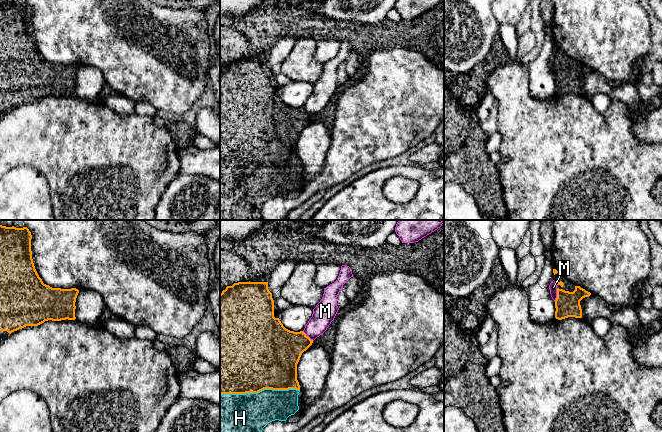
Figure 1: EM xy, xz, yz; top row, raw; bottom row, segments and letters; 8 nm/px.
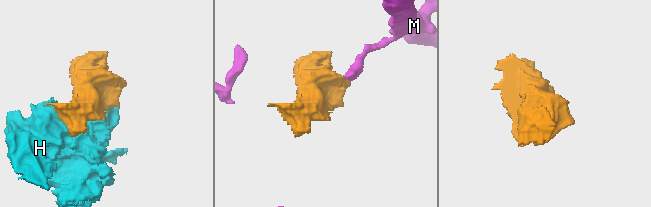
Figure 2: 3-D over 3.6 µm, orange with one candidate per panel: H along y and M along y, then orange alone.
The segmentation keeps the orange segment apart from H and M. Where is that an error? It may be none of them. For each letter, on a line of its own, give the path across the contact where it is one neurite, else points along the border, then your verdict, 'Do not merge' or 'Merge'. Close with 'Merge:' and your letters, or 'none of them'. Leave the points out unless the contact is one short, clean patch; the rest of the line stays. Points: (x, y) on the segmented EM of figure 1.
H: Merge
M: Boundary: yz (557, 288), (557, 297), (554, 300). Do not merge
Merge: H

